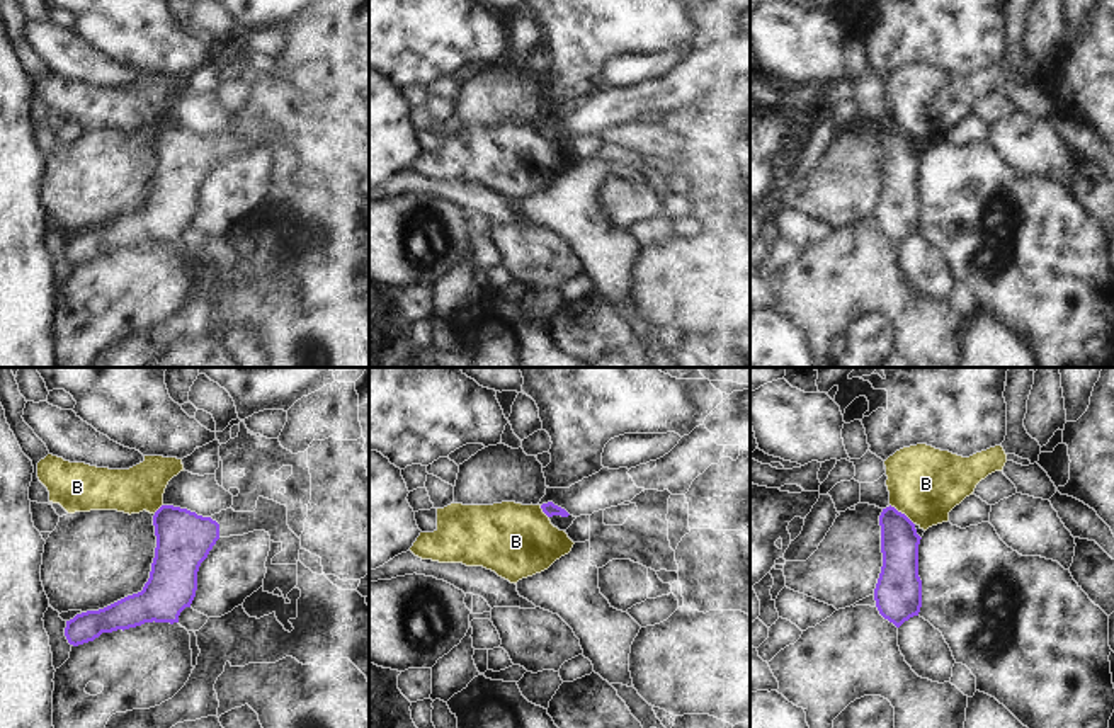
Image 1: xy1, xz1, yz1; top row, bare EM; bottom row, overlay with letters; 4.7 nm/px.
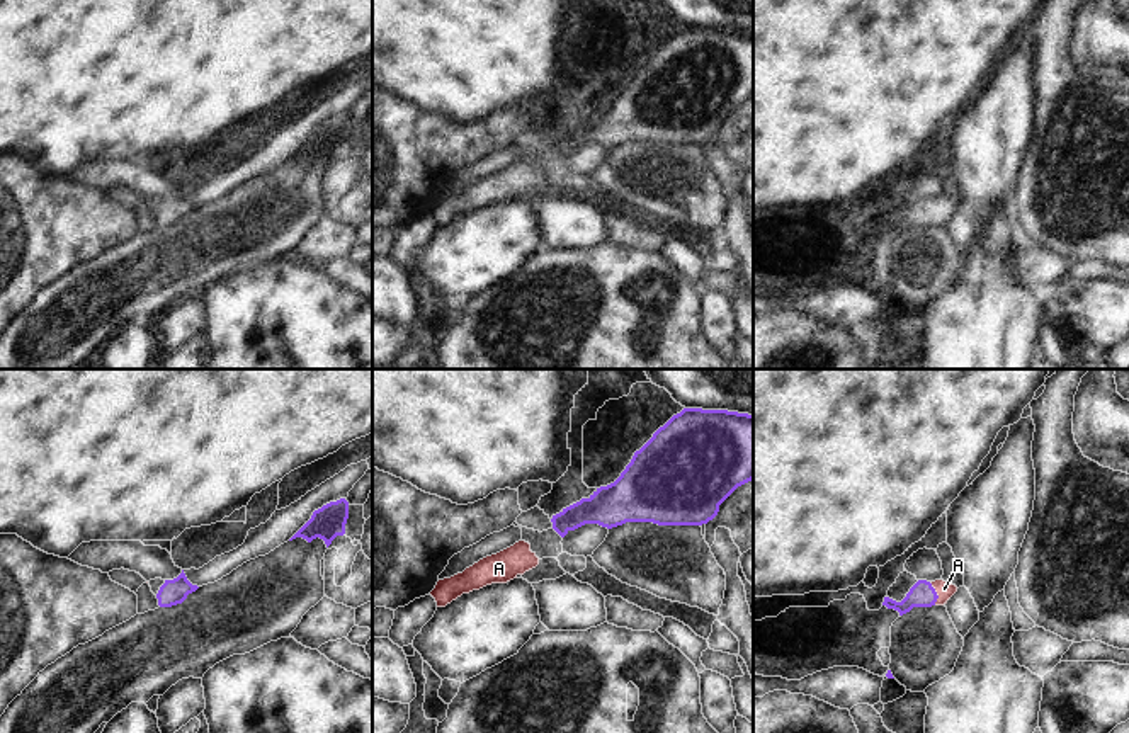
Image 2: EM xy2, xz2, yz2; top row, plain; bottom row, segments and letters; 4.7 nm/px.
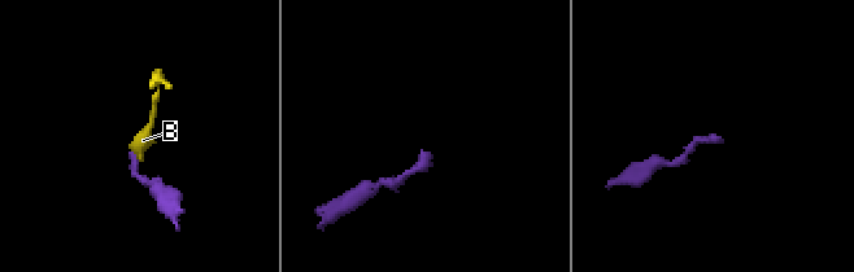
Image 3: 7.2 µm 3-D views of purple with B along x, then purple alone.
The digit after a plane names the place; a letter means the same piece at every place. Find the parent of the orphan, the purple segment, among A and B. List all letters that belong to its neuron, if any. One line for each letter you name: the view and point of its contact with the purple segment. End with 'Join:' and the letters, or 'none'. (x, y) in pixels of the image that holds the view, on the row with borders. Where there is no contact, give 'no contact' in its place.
A: yz2 (936, 594)
Join: A

